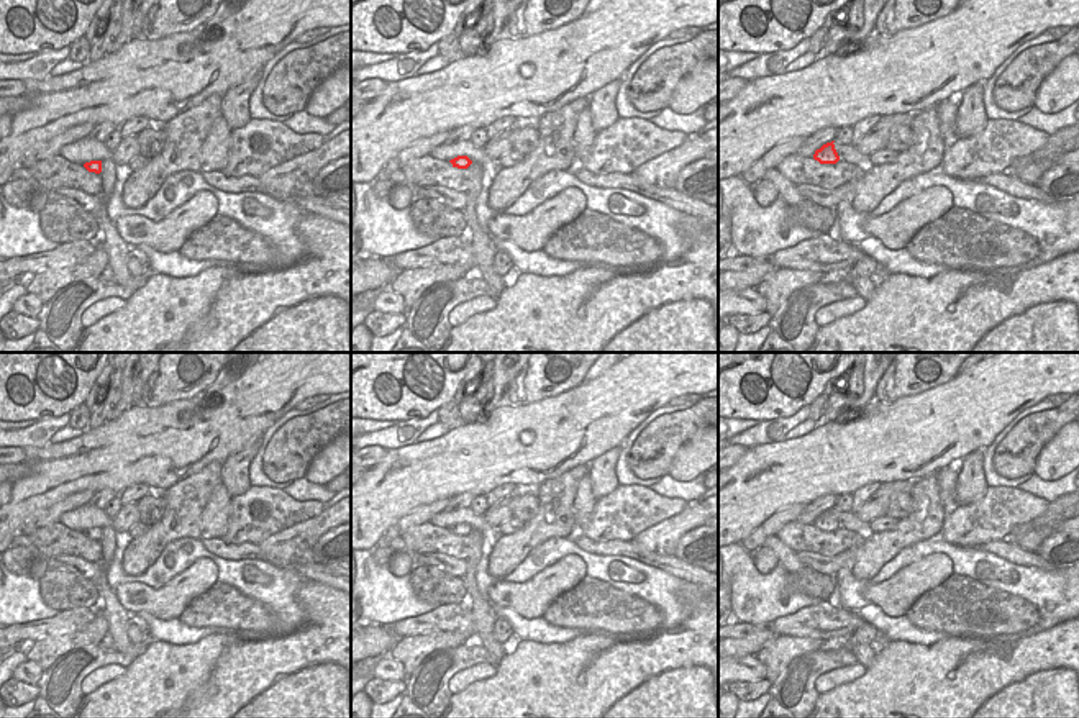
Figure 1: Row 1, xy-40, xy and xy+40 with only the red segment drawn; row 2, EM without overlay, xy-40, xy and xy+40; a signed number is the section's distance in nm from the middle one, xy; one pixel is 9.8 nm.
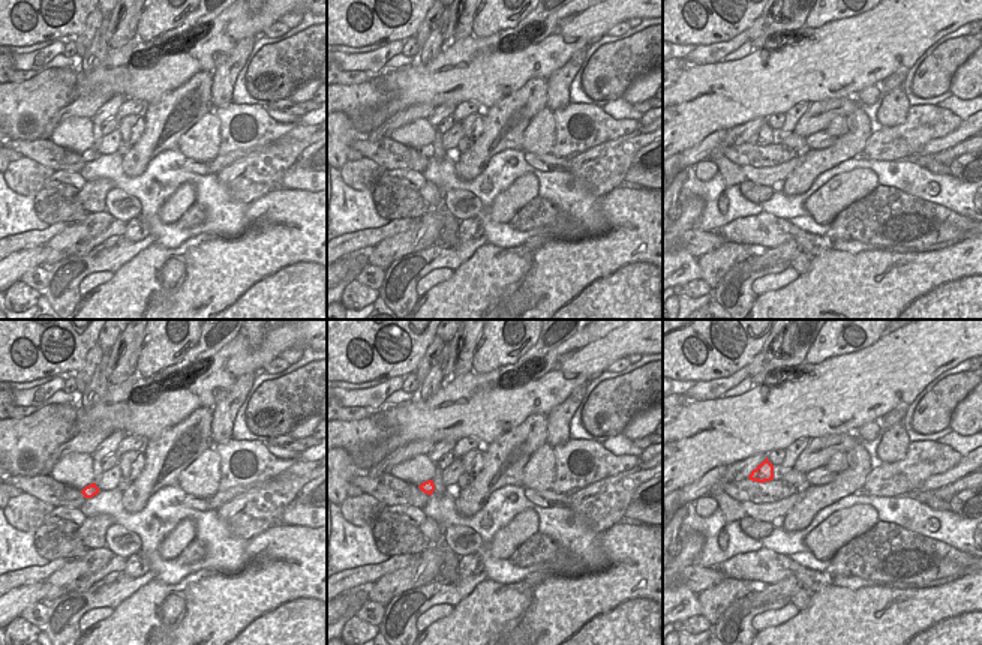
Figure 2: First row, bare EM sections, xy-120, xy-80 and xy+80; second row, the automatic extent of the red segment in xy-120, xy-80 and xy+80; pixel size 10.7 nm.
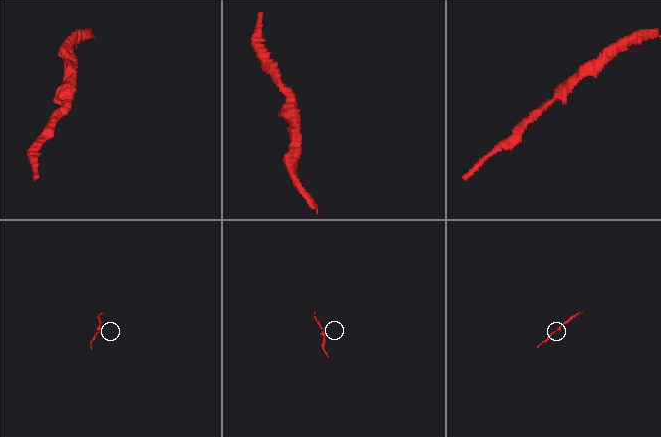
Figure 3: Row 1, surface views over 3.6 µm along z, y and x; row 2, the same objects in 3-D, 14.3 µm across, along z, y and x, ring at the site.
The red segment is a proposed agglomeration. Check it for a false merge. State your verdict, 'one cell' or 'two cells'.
one cell

